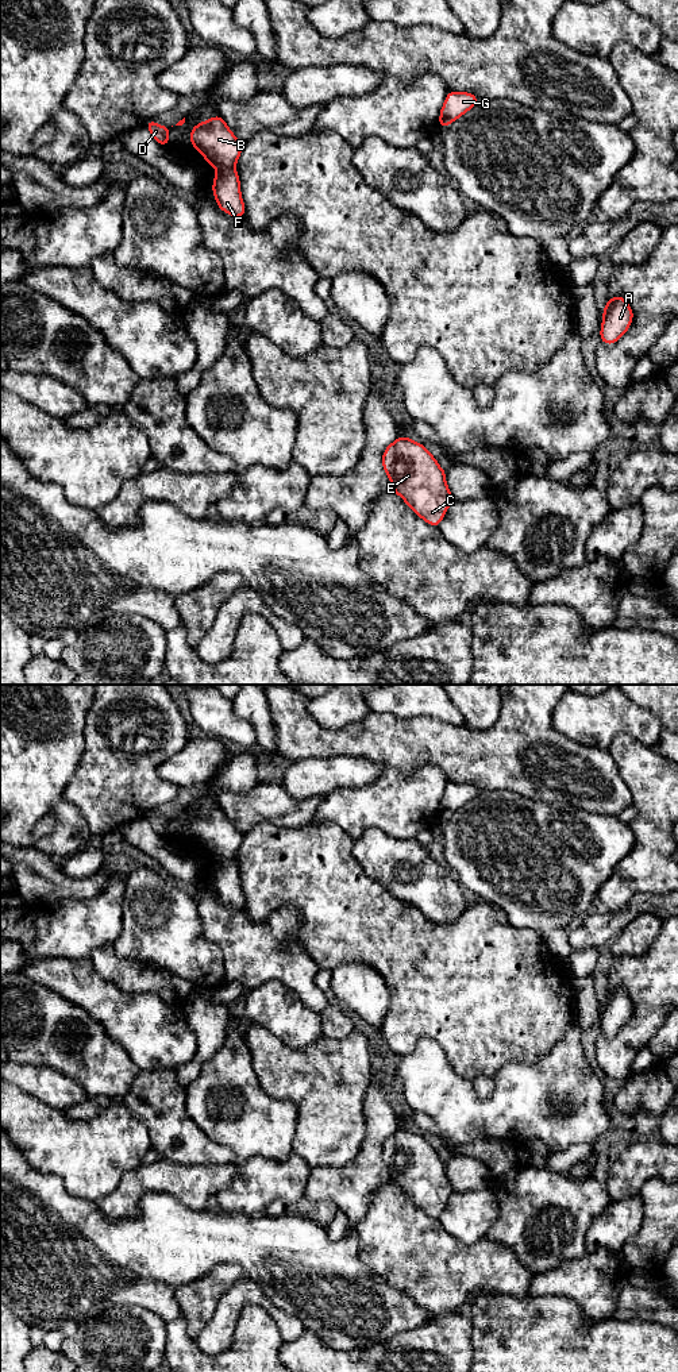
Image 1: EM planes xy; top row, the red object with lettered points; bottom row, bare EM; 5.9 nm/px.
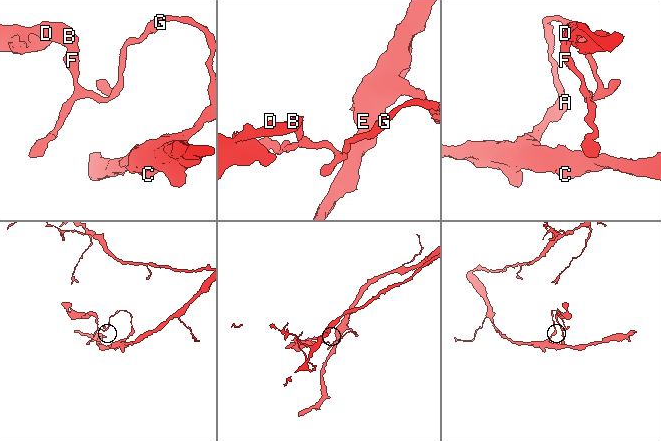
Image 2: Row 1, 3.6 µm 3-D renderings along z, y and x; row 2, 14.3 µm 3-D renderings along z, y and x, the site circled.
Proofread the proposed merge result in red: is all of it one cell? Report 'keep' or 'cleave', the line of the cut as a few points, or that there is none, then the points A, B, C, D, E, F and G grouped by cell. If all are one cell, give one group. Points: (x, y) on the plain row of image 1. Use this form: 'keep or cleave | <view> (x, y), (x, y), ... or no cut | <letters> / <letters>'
cleave | xy (232, 859), (219, 862) | A C E F G / B D

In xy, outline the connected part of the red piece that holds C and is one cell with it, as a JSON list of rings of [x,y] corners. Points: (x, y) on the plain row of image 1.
[[[398,1128],[385,1140],[382,1159],[392,1182],[425,1214],[438,1218],[454,1190],[434,1146],[411,1129]]]

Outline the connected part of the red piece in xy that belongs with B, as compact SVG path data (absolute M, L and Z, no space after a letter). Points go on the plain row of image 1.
M219 806L197 814L190 821L190 835L217 862L234 860L243 840Z

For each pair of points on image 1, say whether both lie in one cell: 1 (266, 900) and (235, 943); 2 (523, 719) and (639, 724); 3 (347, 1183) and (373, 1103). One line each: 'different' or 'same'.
1: different
2: different
3: same

